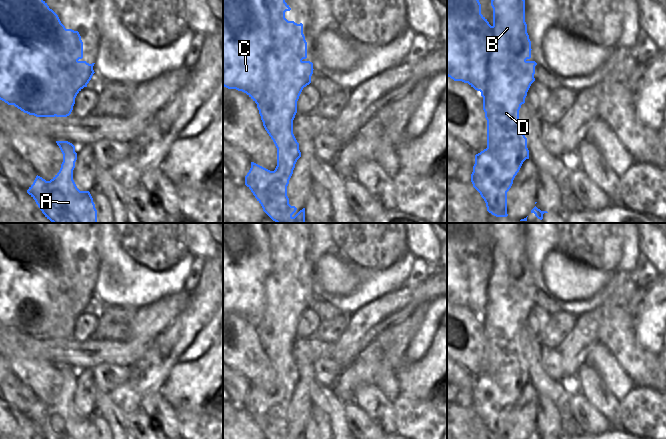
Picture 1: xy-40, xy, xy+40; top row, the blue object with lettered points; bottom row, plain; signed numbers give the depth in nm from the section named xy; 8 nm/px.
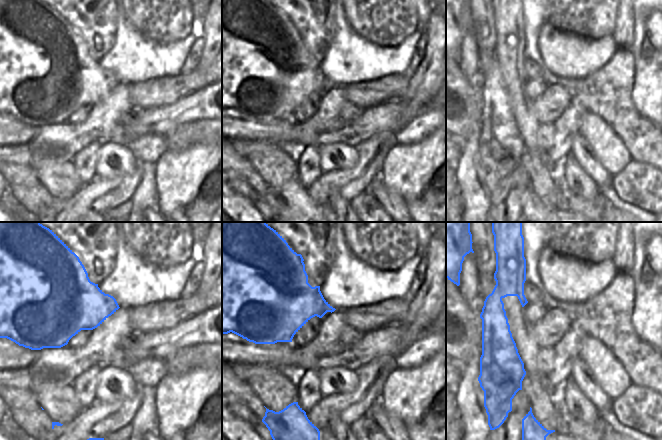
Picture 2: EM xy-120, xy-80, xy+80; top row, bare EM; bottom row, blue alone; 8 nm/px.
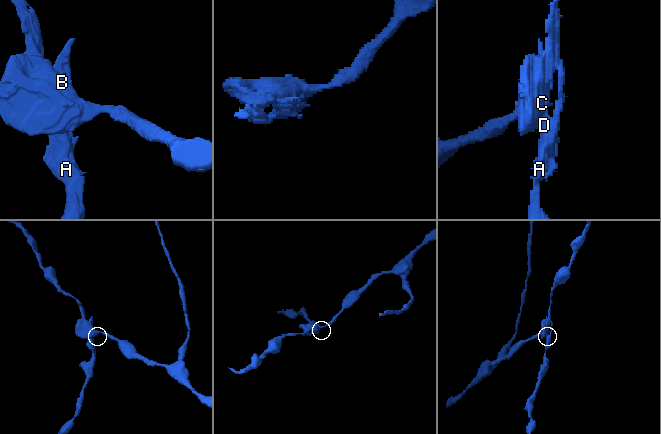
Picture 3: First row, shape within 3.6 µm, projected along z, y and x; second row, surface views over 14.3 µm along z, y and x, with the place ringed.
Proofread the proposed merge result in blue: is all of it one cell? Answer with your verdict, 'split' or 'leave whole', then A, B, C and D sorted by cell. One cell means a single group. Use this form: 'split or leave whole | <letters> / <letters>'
split | A B D / C

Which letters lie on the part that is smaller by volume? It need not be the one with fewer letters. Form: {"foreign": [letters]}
{"foreign": ["A", "B", "D"]}

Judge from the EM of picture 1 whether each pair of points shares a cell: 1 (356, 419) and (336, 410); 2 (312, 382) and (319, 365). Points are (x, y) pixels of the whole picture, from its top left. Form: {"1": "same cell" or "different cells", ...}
{"1": "different cells", "2": "different cells"}

